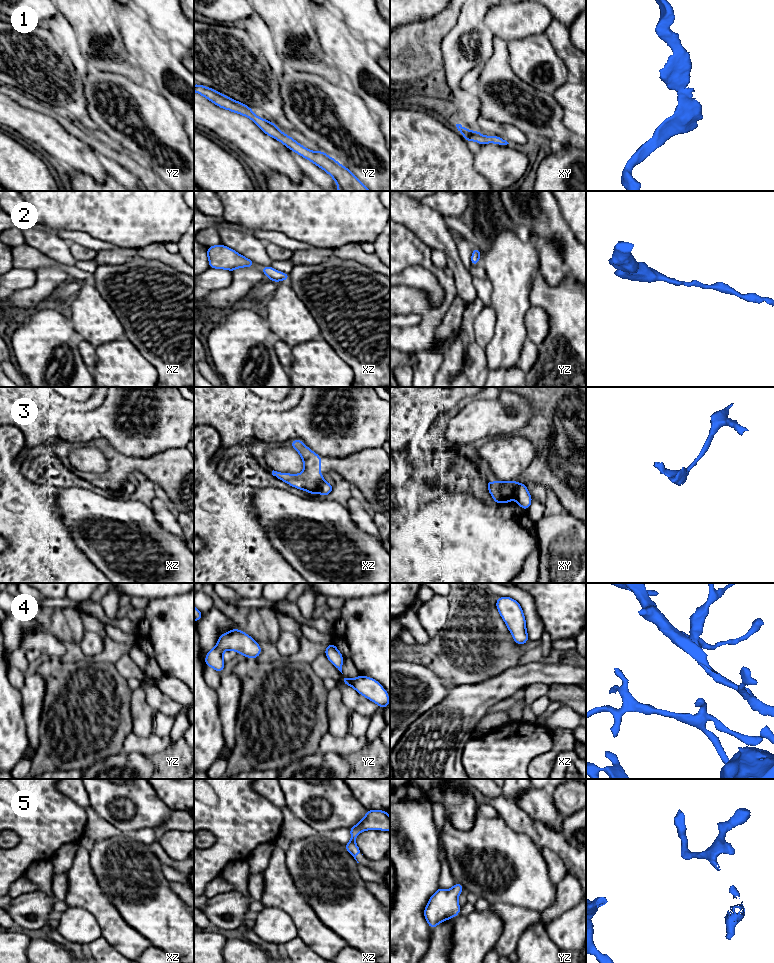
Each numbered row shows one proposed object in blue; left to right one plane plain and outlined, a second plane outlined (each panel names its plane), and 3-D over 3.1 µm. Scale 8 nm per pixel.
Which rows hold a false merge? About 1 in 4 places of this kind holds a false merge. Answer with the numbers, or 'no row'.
3

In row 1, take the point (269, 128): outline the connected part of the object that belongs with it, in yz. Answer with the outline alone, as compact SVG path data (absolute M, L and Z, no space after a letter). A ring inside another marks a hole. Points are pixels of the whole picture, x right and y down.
M199 84L194 85L194 91L206 97L220 108L250 118L266 135L282 142L286 148L291 149L326 171L337 183L338 191L370 191L348 168L320 150L314 152L305 148L289 135L285 135L273 122L268 122L264 118L256 116L253 110L245 104Z

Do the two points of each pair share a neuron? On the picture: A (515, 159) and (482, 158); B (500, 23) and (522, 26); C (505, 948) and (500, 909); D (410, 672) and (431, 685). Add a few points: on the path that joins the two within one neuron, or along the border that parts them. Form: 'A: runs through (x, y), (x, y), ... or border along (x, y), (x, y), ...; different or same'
A: runs through (507, 158), (490, 158); same
B: runs through (505, 23), (517, 23); same
C: runs through (508, 938), (508, 919); same
D: runs through (415, 675), (426, 683); same

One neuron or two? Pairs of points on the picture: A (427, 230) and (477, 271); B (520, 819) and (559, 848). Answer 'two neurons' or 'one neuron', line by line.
A: two neurons
B: one neuron

